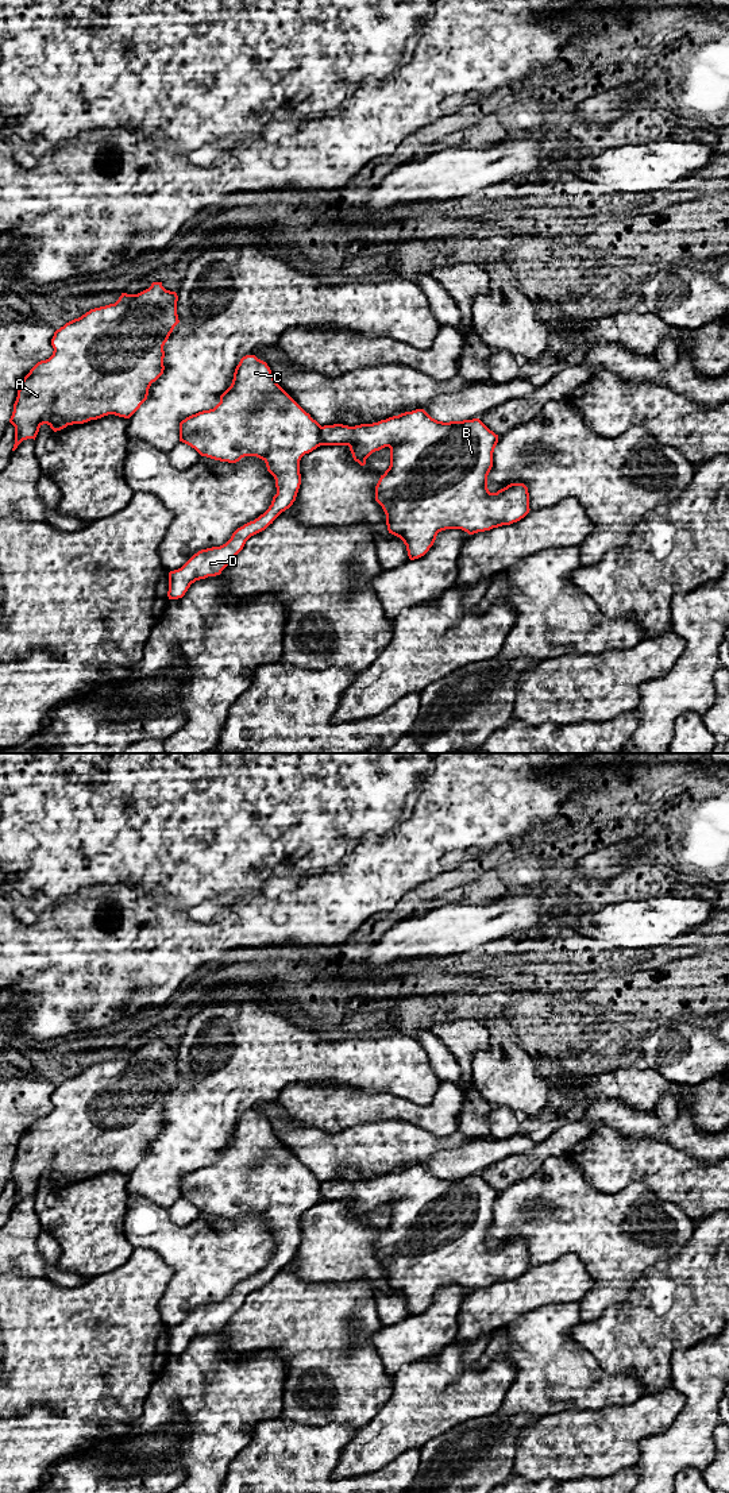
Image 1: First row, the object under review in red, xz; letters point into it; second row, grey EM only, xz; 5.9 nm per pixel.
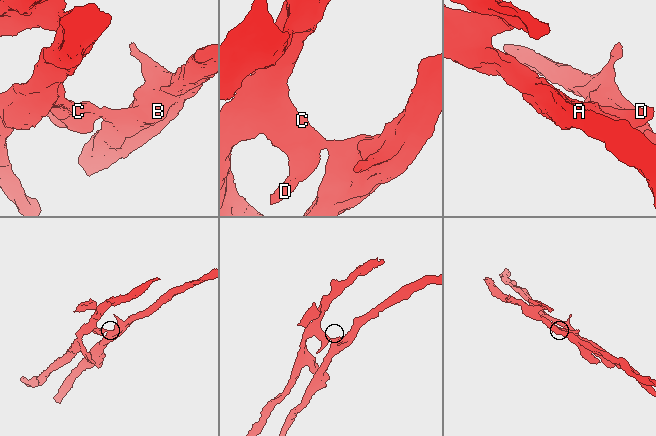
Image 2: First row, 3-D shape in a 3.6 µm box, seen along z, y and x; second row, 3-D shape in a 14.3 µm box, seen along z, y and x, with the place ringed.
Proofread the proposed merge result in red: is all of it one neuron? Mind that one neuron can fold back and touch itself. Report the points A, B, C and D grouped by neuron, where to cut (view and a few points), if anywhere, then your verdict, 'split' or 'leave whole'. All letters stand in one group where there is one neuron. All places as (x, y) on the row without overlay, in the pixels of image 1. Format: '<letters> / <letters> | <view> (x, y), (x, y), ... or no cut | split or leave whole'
A C D / B | xz (321, 1183), (320, 1200) | split

